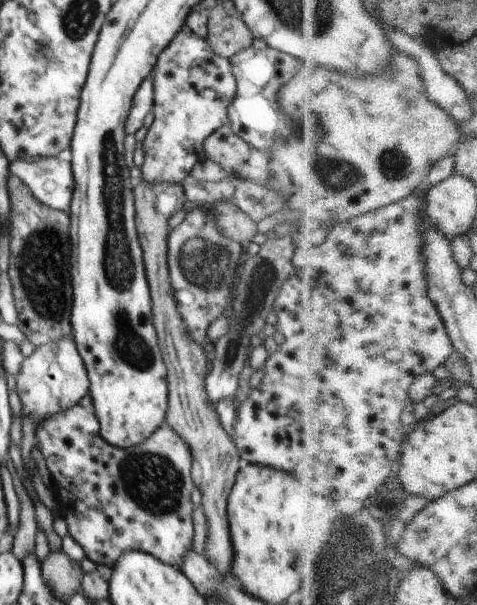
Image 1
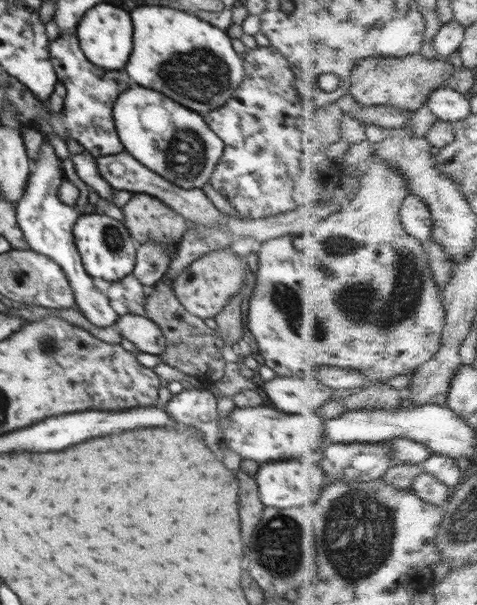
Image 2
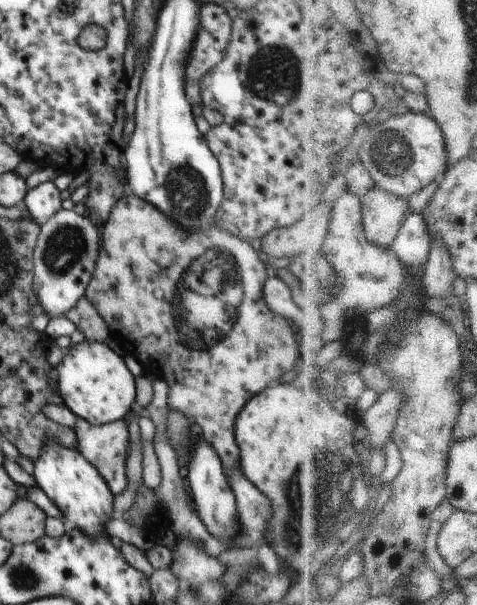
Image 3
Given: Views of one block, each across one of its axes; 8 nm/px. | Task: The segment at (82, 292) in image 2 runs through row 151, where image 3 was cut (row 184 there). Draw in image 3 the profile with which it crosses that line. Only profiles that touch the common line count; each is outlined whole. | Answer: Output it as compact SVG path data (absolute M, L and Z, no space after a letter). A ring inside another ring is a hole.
M46 181L28 189L24 204L28 214L40 226L61 209L61 194L53 181Z

